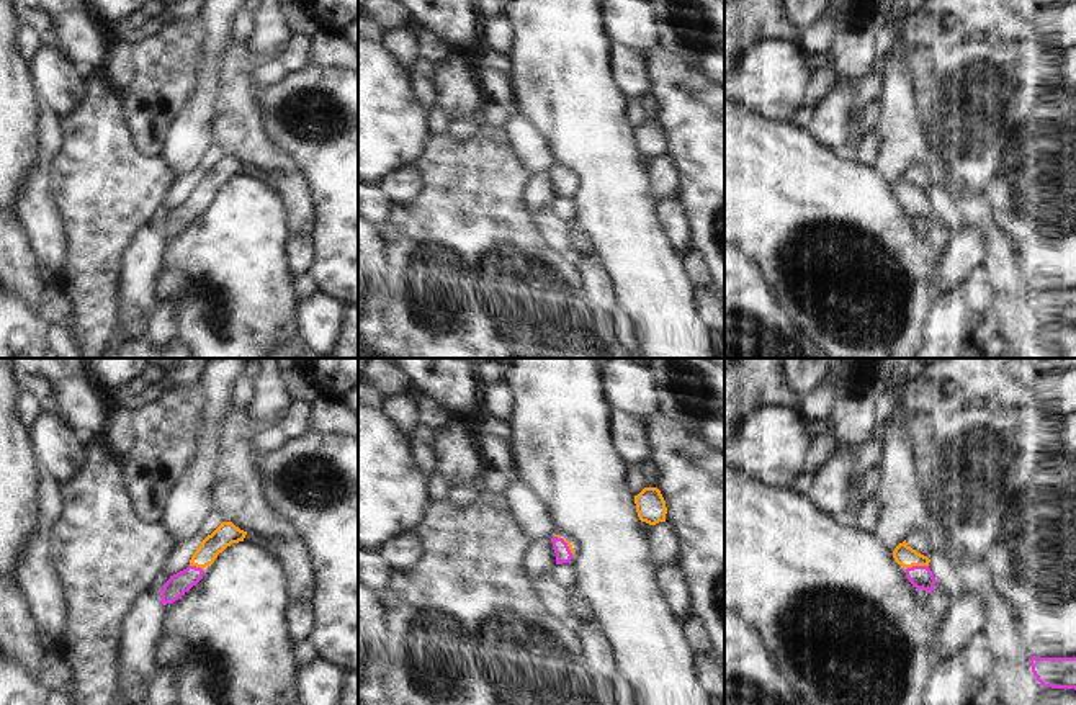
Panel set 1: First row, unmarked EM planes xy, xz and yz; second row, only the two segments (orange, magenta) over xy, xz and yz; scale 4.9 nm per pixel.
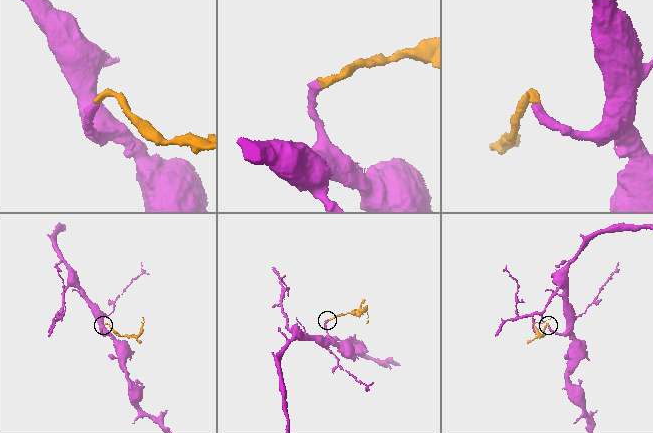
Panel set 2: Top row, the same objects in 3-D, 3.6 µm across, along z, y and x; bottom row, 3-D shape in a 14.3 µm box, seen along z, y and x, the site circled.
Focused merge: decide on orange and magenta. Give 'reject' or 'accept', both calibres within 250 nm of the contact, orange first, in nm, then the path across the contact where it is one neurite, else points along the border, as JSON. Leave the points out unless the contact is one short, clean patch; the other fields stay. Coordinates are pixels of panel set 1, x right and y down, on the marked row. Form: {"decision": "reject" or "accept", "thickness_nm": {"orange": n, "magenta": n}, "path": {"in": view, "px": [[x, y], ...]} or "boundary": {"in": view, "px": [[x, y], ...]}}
{"decision": "accept", "thickness_nm": {"orange": 100, "magenta": 110}, "path": {"in": "yz", "px": [[906, 556], [916, 565], [919, 576]]}}

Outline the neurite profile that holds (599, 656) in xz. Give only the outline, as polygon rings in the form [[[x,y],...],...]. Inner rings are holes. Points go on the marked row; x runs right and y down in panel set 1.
[[[582,625],[574,628],[581,638],[581,646],[587,656],[587,664],[597,676],[610,679],[616,674],[613,654],[597,625]]]

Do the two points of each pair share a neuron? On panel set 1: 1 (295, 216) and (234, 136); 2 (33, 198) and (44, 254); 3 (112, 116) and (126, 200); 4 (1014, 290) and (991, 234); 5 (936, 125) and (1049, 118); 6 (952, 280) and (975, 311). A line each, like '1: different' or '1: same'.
1: same
2: same
3: same
4: same
5: different
6: different

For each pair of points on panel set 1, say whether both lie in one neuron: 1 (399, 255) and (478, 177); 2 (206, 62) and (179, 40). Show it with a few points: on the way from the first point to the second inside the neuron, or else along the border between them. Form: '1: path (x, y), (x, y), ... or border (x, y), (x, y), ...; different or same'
1: path (417, 237), (458, 197); same
2: border (200, 20), (200, 66), (197, 79), (187, 94); different

